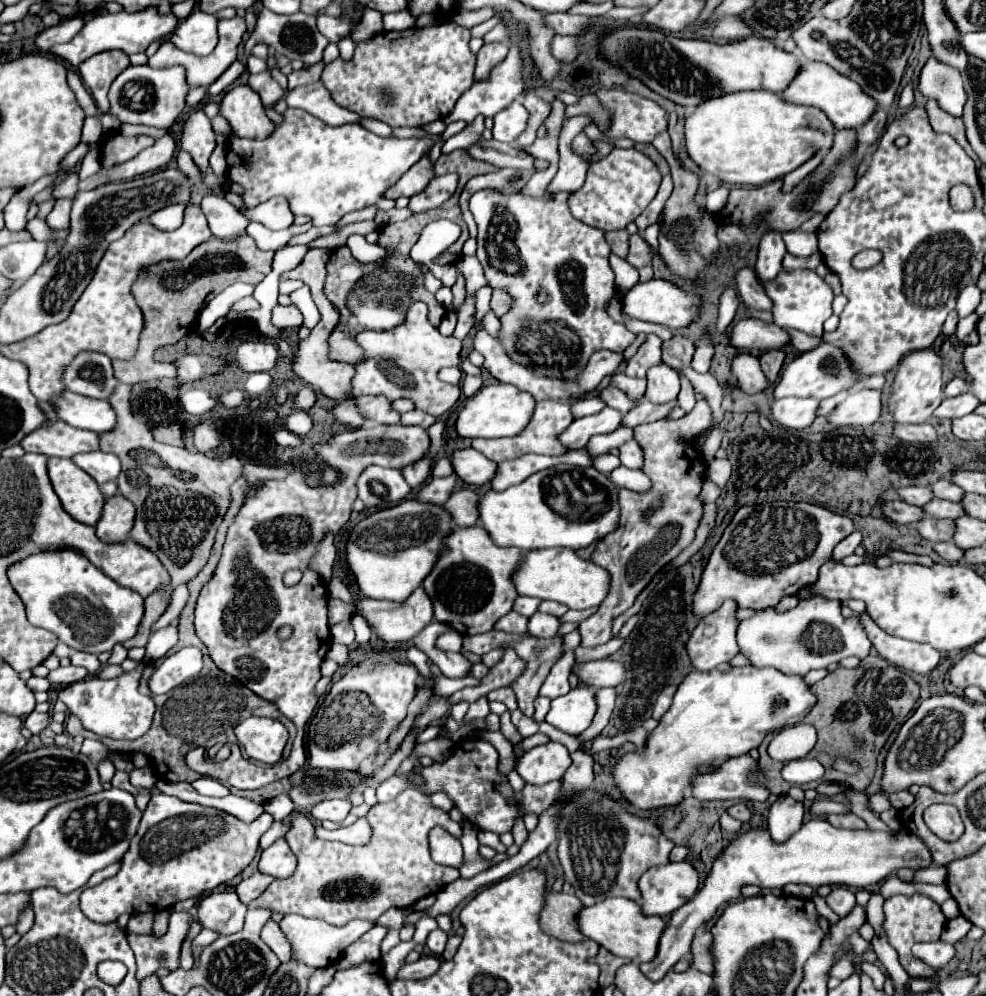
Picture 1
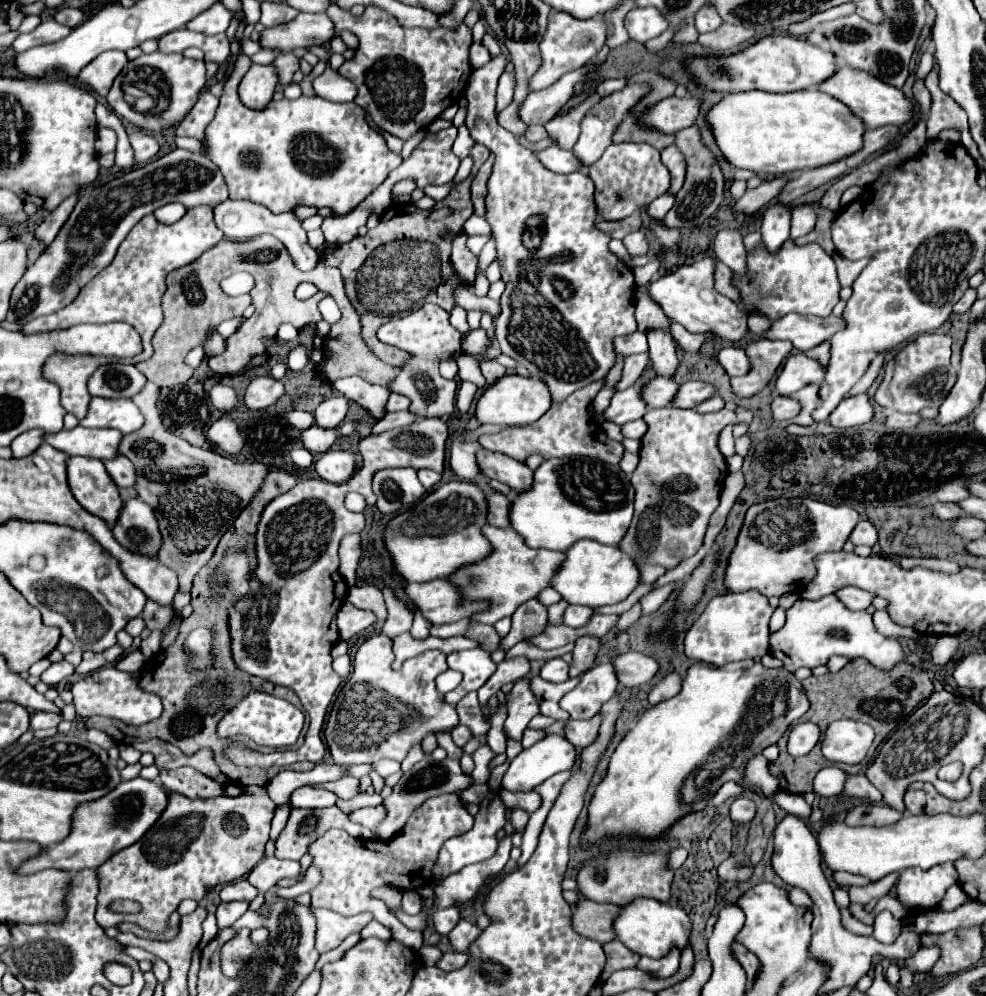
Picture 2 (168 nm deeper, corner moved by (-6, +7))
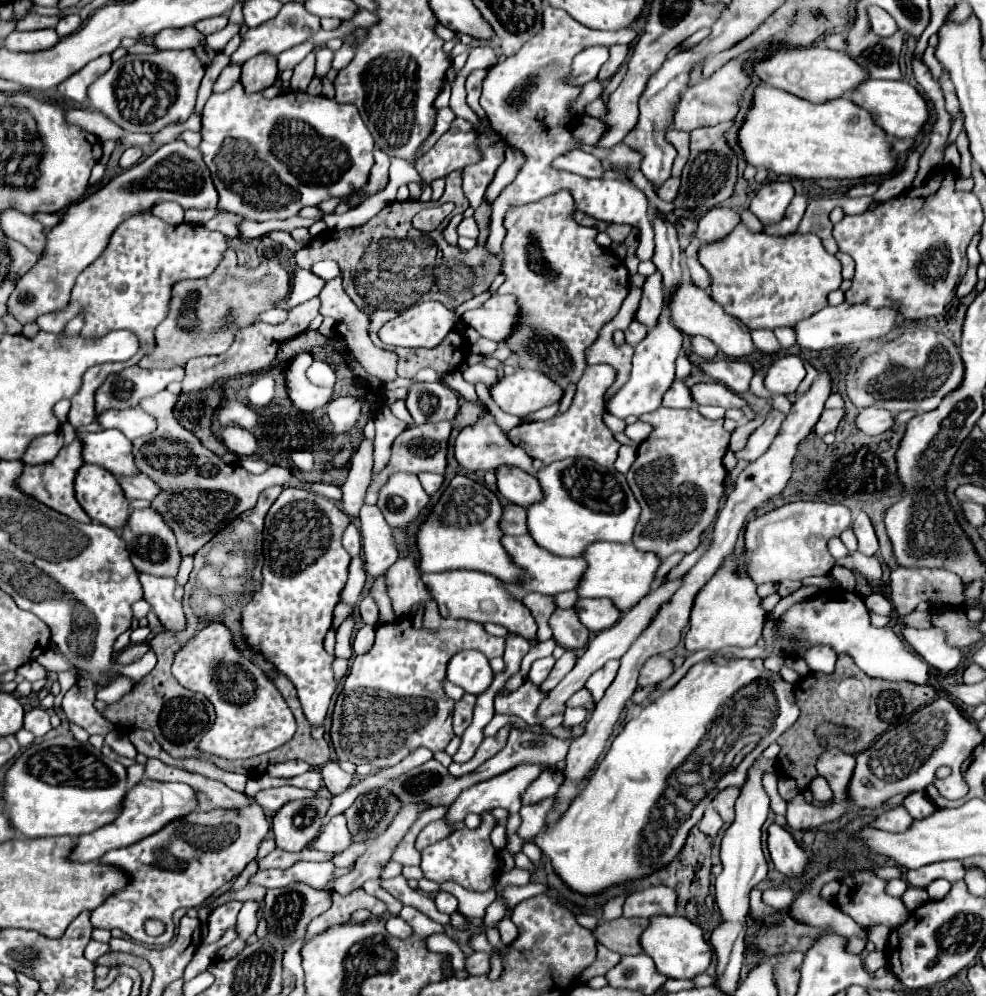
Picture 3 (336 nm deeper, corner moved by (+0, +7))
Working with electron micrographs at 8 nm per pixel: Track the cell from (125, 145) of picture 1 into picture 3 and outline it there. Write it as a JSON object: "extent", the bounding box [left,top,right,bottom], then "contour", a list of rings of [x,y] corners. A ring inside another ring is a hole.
{"extent":[120,148,142,170],"contour":[[[126,148],[124,154],[120,156],[120,166],[126,170],[126,168],[132,168],[138,160],[142,158],[142,148]]]}

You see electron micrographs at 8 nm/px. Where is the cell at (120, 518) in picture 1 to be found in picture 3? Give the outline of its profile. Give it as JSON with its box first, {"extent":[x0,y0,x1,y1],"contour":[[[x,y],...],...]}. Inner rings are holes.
{"extent":[122,508,182,578],"contour":[[[152,508],[132,510],[128,524],[122,528],[122,538],[128,544],[130,560],[138,568],[138,572],[146,572],[154,576],[170,576],[170,578],[178,574],[182,556],[180,556],[174,532],[170,530],[170,526],[166,526],[166,522],[162,520],[162,516],[156,510]]]}

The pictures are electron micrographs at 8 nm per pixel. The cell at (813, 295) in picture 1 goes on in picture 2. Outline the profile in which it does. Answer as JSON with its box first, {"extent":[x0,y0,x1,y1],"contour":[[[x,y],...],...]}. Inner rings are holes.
{"extent":[734,240,840,320],"contour":[[[788,240],[776,254],[770,254],[764,246],[760,246],[748,256],[748,274],[734,274],[734,280],[742,292],[742,304],[762,312],[768,320],[782,318],[790,312],[826,318],[840,300],[840,282],[836,278],[834,260],[818,244],[796,246]]]}

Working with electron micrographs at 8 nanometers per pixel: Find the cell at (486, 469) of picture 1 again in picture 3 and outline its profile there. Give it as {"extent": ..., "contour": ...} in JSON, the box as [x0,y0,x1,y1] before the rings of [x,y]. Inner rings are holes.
{"extent":[496,466,544,508],"contour":[[[500,466],[496,470],[496,478],[500,494],[522,508],[532,506],[534,502],[540,502],[544,498],[538,478],[520,468]]]}

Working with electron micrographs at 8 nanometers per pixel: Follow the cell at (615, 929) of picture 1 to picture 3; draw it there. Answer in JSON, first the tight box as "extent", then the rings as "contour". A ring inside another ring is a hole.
{"extent":[640,916,712,980],"contour":[[[656,916],[650,920],[650,926],[642,932],[640,944],[644,952],[654,960],[656,970],[666,978],[682,978],[692,980],[694,976],[706,972],[712,962],[712,946],[706,944],[704,934],[698,924],[690,922],[682,916]]]}

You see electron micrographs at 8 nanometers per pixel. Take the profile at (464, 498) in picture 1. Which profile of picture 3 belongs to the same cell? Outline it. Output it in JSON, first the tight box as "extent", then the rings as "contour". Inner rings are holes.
{"extent":[500,504,528,536],"contour":[[[508,504],[504,508],[504,516],[502,516],[500,528],[506,534],[514,534],[514,536],[528,534],[528,530],[526,530],[526,508],[516,506],[516,504]]]}

